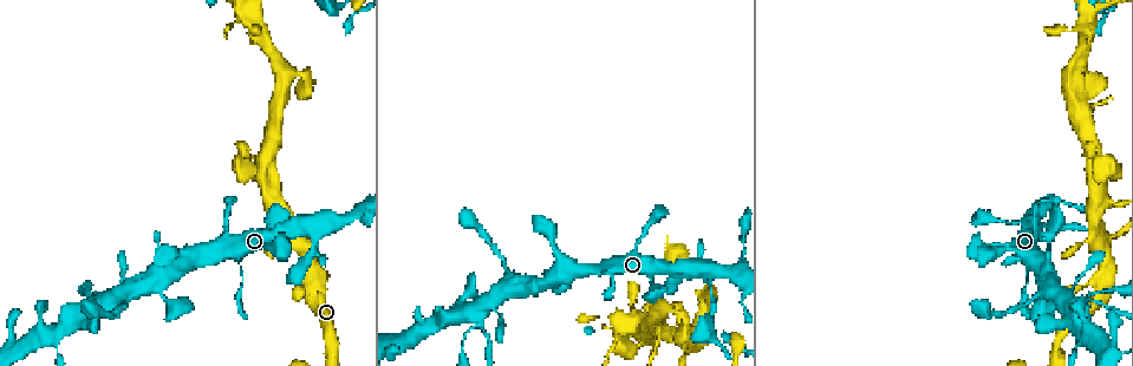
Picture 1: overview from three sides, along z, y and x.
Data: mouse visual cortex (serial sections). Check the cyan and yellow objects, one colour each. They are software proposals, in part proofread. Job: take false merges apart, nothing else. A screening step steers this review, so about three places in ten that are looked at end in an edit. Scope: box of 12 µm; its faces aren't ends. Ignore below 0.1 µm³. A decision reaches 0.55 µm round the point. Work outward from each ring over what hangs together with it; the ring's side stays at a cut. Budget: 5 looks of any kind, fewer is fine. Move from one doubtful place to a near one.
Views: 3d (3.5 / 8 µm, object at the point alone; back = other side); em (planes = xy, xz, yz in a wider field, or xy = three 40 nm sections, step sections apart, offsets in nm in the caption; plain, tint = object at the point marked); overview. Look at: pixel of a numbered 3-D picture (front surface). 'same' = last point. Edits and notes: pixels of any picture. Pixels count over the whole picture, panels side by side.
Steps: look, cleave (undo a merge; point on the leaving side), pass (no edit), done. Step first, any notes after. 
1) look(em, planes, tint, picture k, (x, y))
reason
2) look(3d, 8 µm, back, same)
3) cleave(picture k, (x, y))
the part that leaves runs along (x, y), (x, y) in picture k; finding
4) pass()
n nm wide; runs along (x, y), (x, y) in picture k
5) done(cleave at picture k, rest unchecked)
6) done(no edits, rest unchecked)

look(3d, 8 µm, picture 1, (275, 201))
two arms in line, one across

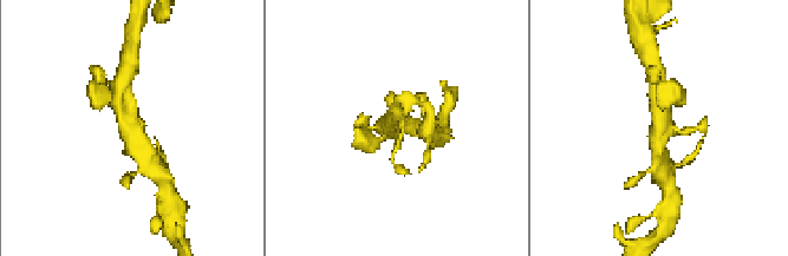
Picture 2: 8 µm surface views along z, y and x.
look(em, xy, step 5, tint, picture 2, (660, 130))
now the EM

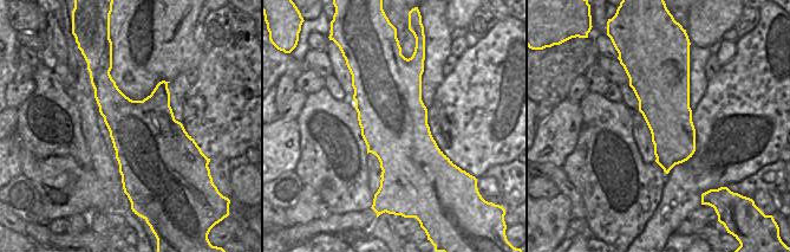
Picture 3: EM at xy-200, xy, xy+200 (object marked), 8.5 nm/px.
pass()
3 arms; arms of 200, 400, 450 nm; runs along (150, 161), (134, 140), (118, 102) in picture 2; one cell here

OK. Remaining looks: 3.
look(3d, 8 µm, picture 1, (357, 215))
arms part here

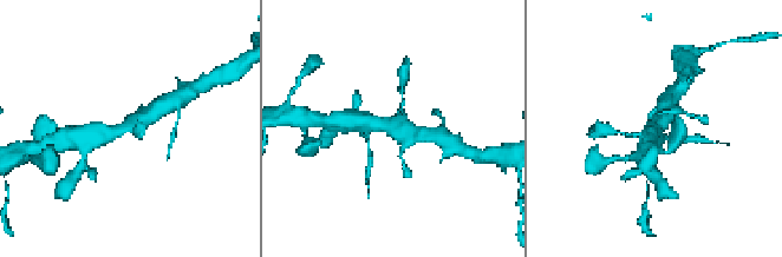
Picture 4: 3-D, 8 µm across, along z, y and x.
look(3d, 3.5 µm, back, picture 4, (390, 123))
closer look

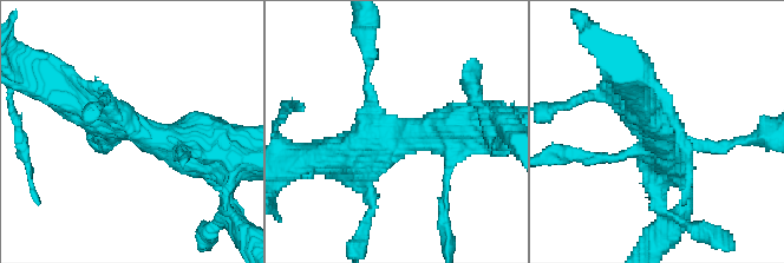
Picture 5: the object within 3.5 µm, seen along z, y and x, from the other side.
look(em, planes, tint, picture 5, (129, 127))

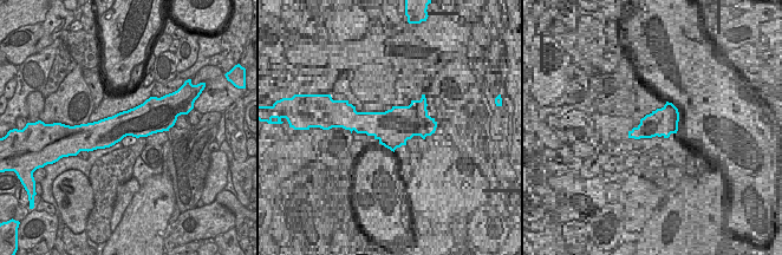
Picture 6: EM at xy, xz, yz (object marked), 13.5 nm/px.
pass()
runs along (468, 125), (392, 137), (363, 185) in picture 5; one cell here

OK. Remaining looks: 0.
done(no edits, rest unchecked)

